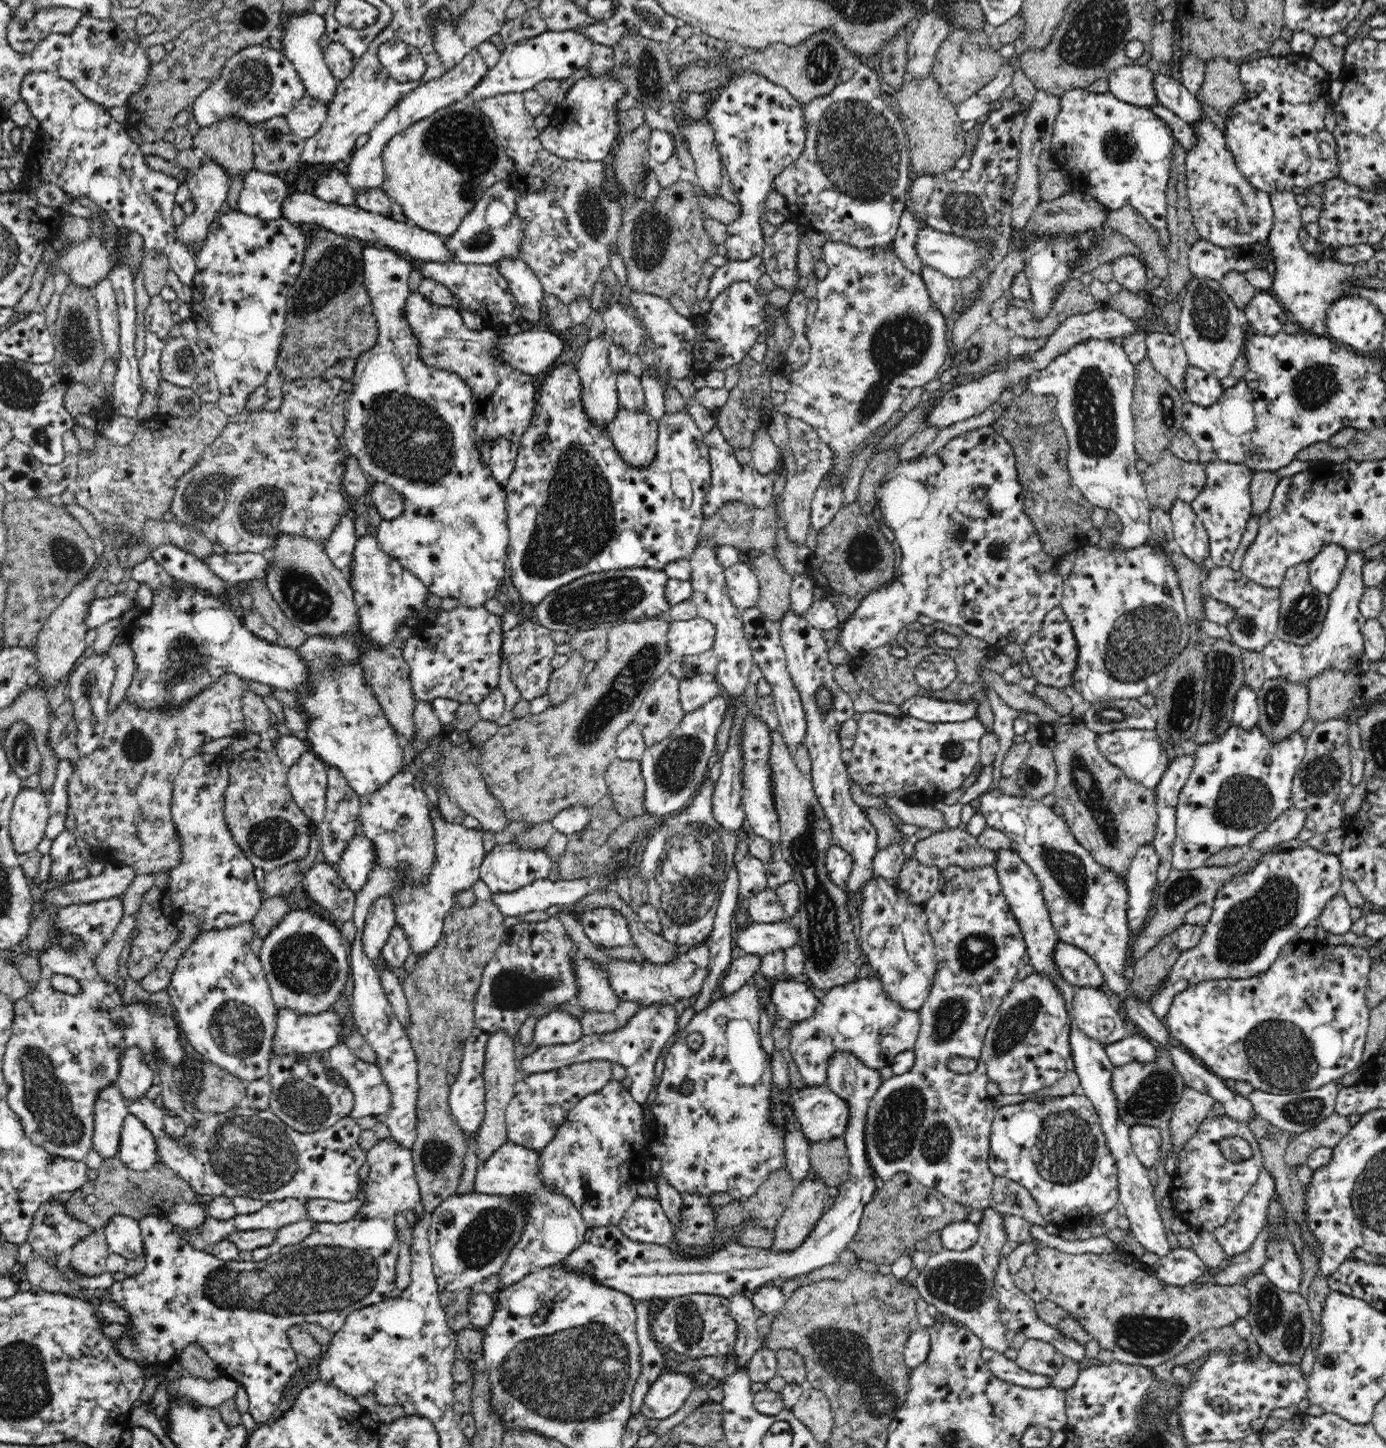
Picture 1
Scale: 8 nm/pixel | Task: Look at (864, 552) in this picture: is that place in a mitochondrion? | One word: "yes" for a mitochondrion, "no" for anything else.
yes

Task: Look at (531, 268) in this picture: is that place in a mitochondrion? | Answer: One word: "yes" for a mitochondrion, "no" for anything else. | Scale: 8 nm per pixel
no

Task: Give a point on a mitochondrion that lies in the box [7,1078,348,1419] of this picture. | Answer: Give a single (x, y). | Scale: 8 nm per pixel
(252, 1155)

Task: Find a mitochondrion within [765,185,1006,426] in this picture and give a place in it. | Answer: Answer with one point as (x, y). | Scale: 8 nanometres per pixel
(962, 209)

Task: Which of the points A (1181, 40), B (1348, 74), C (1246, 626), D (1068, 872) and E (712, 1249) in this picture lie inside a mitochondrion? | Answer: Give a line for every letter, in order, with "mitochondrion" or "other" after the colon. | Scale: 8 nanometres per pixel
A: other
B: other
C: mitochondrion
D: mitochondrion
E: other

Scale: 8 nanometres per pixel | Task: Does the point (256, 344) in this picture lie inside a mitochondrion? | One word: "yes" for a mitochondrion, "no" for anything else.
no

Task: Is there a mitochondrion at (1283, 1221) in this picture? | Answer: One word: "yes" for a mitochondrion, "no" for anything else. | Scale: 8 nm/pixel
no

